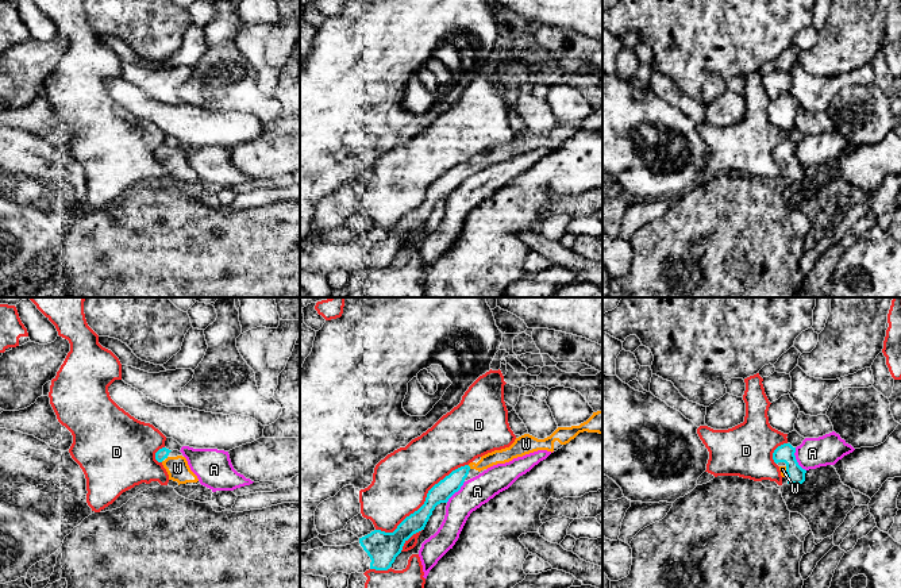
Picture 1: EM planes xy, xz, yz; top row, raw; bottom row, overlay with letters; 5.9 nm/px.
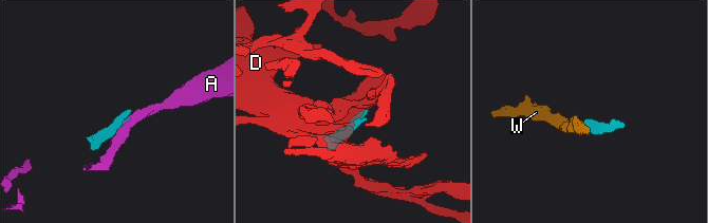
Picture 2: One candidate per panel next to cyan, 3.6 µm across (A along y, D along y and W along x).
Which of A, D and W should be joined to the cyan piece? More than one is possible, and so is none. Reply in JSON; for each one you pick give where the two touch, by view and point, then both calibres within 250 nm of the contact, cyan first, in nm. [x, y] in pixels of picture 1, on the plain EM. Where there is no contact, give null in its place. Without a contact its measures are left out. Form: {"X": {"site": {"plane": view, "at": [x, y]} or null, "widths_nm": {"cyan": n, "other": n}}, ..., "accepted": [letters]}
{"W": {"site": {"plane": "xz", "at": [469, 164]}, "widths_nm": {"cyan": 120, "other": 90}}, "accepted": ["W"]}

